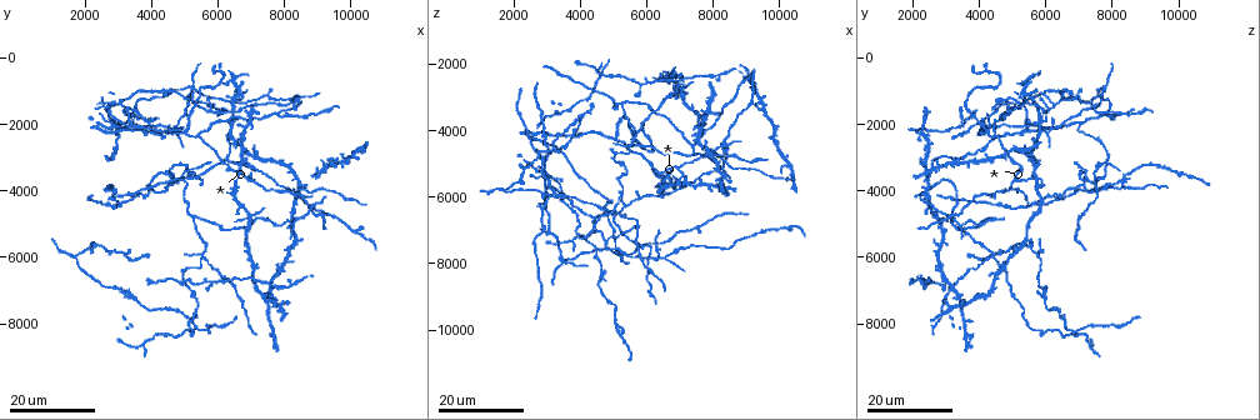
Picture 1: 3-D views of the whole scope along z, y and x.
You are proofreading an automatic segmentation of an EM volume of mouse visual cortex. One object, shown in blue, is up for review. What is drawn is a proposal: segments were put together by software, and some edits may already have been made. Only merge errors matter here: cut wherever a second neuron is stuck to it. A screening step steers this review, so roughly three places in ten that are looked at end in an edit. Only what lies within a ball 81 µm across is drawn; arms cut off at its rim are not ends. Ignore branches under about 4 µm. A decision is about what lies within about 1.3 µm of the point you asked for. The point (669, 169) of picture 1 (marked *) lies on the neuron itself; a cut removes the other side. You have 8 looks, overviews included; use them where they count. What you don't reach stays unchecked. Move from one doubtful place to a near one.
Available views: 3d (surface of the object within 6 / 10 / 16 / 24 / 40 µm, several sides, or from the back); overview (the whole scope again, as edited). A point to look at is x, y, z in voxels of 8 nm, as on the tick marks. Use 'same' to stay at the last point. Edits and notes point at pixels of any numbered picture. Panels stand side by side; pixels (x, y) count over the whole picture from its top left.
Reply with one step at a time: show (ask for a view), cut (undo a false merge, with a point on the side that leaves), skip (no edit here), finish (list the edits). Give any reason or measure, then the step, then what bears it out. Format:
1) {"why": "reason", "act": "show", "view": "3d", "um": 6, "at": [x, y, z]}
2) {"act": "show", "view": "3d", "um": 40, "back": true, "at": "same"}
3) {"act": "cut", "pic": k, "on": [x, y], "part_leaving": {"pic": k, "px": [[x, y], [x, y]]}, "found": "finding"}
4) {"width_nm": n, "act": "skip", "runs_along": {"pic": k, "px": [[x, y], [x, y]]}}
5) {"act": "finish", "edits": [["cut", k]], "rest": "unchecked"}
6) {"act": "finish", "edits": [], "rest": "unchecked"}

{"why": "three-way junction", "act": "show", "view": "3d", "um": 24, "at": [5900, 1600, 6100]}

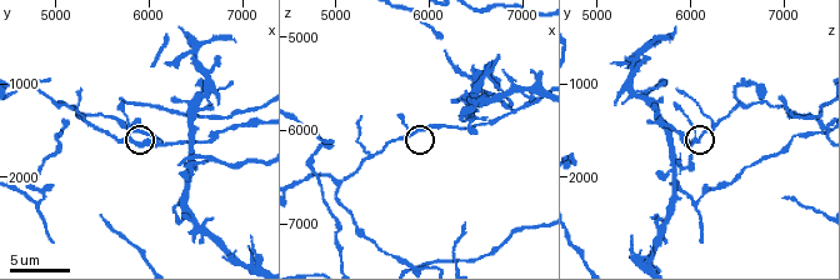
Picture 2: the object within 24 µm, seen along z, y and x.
{"act": "show", "view": "3d", "um": 6, "at": [5850, 1650, 6050]}

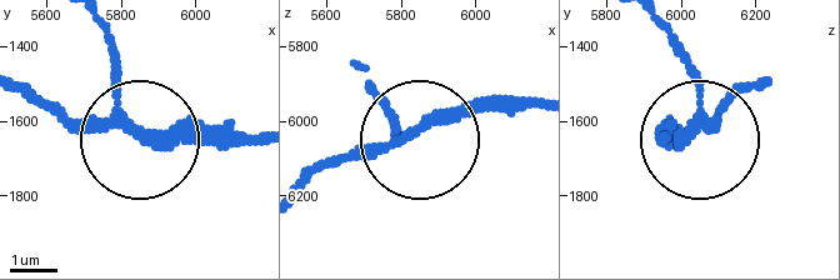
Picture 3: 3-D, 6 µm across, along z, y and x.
{"arms": 3, "act": "skip", "found": "all the same neuron"}

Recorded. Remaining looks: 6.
{"why": "three arms meet", "act": "show", "view": "3d", "um": 24, "at": [5000, 2200, 4300]}

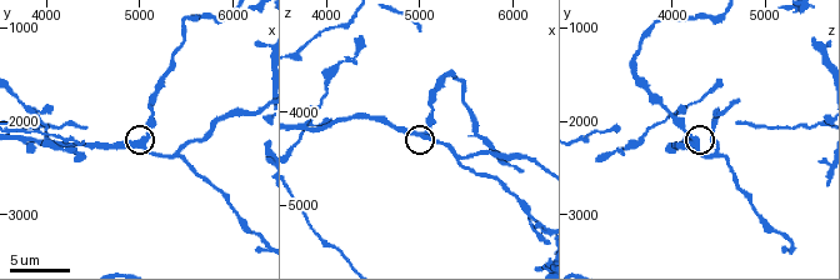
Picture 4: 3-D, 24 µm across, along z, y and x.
{"why": "zoom in", "act": "show", "view": "3d", "um": 6, "at": [5050, 2200, 4250]}

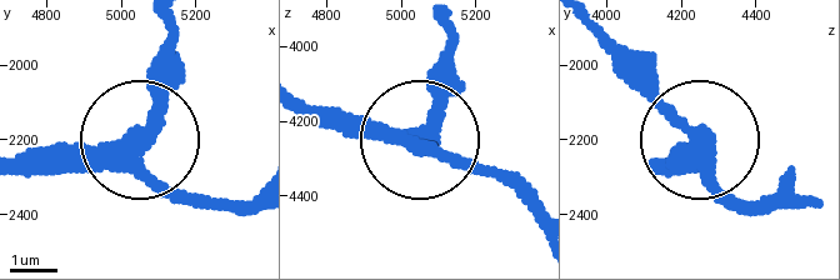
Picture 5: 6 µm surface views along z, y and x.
{"arms": 3, "act": "skip", "runs_along": {"pic": 5, "px": [[533, 205], [496, 178], [425, 154], [449, 30]]}, "found": "continuous, no second neuron"}

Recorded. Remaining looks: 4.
{"why": "four-way junction", "act": "show", "view": "3d", "um": 16, "at": [5300, 900, 7800]}

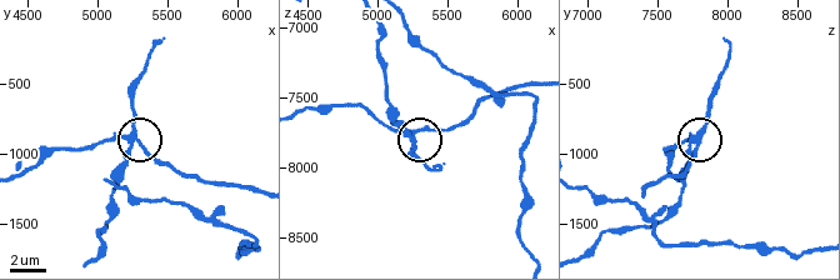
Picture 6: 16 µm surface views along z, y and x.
{"act": "show", "view": "3d", "um": 6, "at": [5240, 900, 7760]}

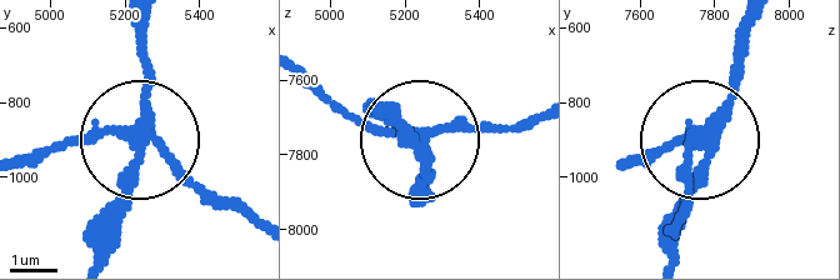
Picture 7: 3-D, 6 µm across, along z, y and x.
{"width_nm": 260, "act": "cut", "pic": 7, "on": [149, 71], "part_leaving": {"pic": 7, "px": [[145, 144], [110, 248]]}, "found": "two neurons meet here"}

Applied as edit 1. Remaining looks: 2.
{"act": "finish", "edits": [["cut", 7]], "rest": "unchecked"}

